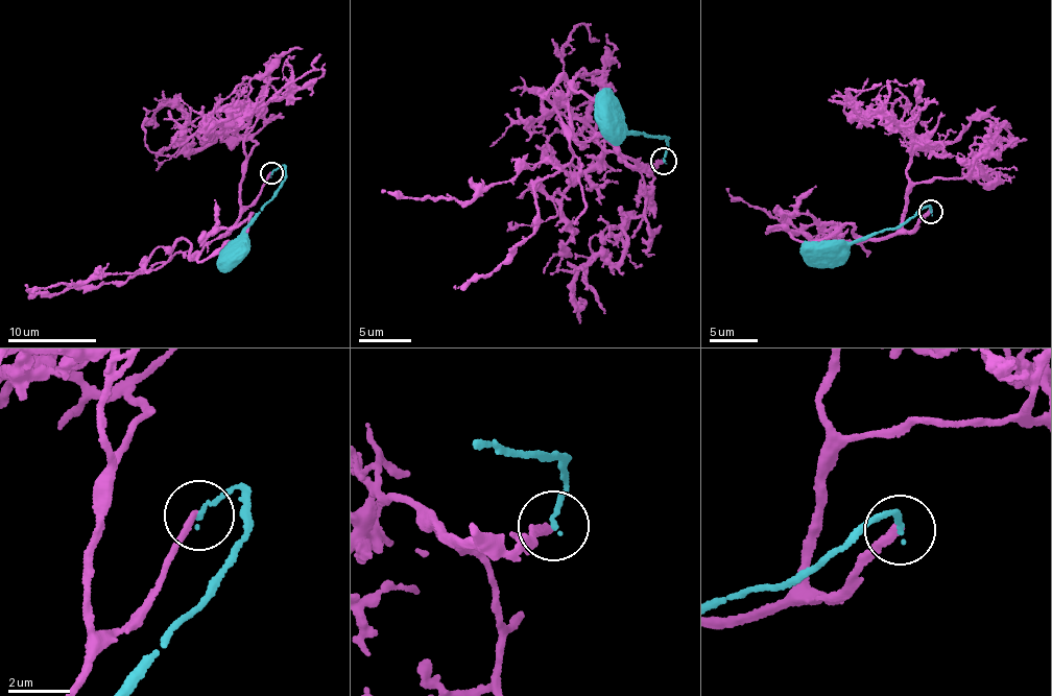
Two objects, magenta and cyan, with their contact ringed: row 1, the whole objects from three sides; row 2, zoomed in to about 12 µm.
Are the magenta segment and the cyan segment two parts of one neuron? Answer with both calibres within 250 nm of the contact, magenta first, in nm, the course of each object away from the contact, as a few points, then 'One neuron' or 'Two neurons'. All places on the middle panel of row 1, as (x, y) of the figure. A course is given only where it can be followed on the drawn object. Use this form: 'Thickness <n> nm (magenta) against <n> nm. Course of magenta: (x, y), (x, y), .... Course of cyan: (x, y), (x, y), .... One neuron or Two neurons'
Thickness 240 nm (magenta) against 160 nm. Course of magenta: (665, 162), (637, 166), (611, 128), (582, 144), (574, 140), (567, 164), (521, 167), (469, 201), (382, 192). Course of cyan: (665, 162), (668, 144), (666, 137), (627, 132), (616, 117), (601, 117). Two neurons

